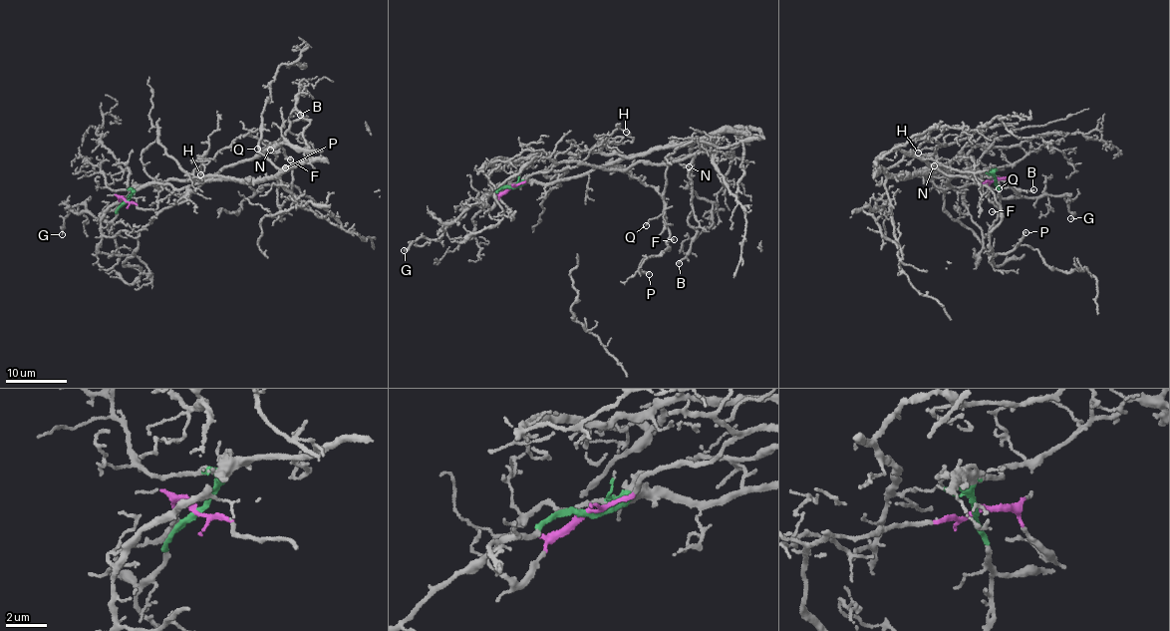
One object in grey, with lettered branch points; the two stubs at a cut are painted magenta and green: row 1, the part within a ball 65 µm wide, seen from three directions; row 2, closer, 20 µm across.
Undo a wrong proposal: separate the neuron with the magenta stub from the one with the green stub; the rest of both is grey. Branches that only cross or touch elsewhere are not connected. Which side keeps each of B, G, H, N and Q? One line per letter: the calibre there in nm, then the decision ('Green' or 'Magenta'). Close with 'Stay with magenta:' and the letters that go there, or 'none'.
B: Thickness 170 nm. Magenta
G: Thickness 90 nm. Green
H: Thickness 90 nm. Green
N: Thickness 100 nm. Magenta
Q: Thickness 100 nm. Green
Stay with magenta: B, N

